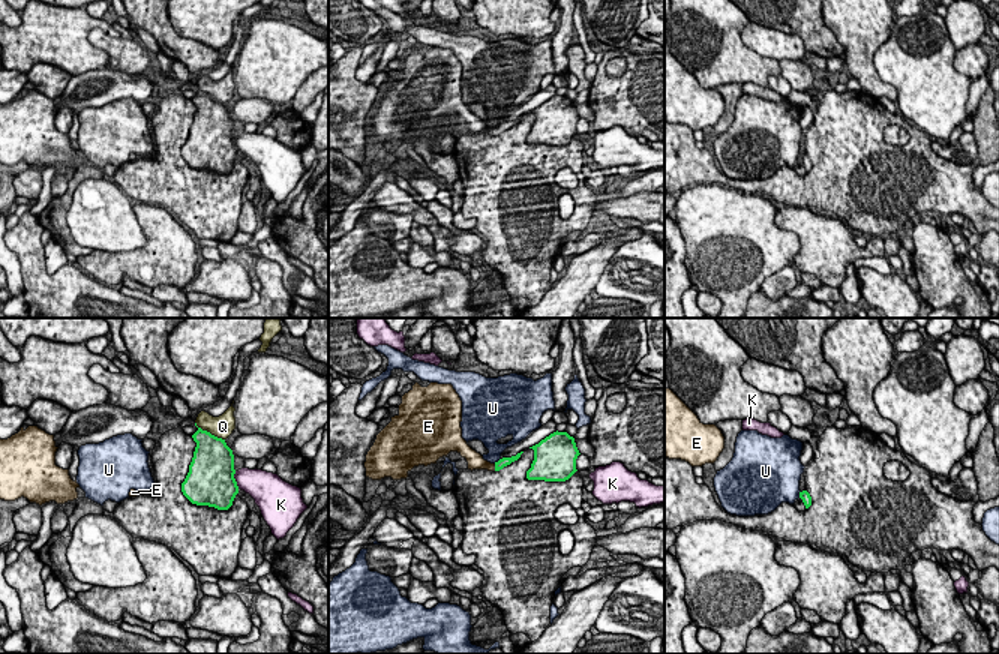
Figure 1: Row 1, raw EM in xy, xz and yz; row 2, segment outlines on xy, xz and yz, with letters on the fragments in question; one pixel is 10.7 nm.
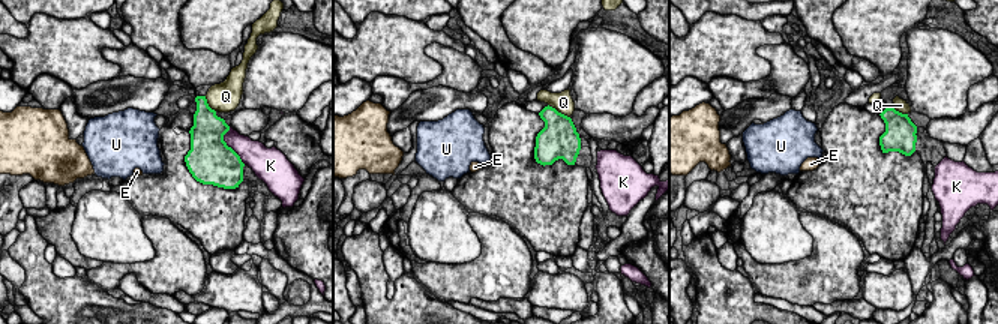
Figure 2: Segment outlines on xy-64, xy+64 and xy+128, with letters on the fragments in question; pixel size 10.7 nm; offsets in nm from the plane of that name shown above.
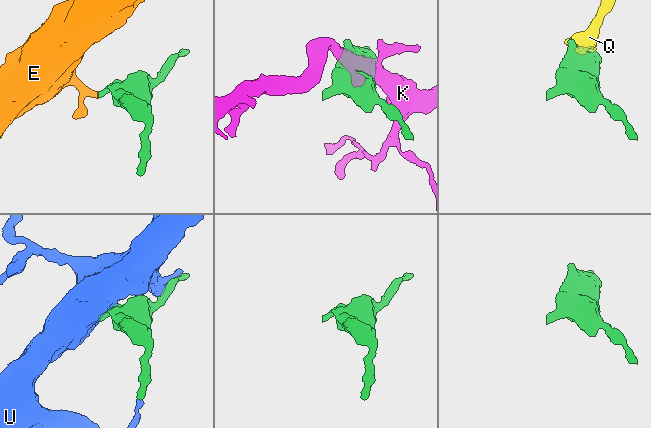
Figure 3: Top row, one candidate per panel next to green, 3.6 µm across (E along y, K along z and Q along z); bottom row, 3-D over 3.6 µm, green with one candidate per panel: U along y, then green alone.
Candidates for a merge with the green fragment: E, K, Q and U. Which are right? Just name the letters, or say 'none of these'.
E

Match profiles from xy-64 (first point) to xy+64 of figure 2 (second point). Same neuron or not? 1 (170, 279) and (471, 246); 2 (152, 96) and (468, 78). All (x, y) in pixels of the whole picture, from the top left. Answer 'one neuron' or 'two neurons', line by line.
1: two neurons
2: two neurons

